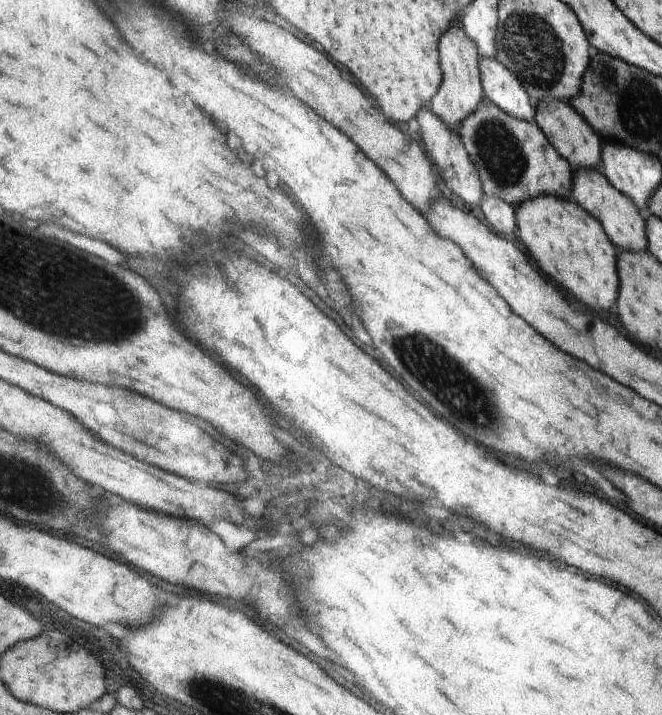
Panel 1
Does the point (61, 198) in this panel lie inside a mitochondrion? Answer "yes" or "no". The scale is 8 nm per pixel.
no

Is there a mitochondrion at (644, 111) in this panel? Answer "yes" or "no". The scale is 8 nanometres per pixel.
yes

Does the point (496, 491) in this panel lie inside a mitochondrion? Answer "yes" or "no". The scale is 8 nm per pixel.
no

